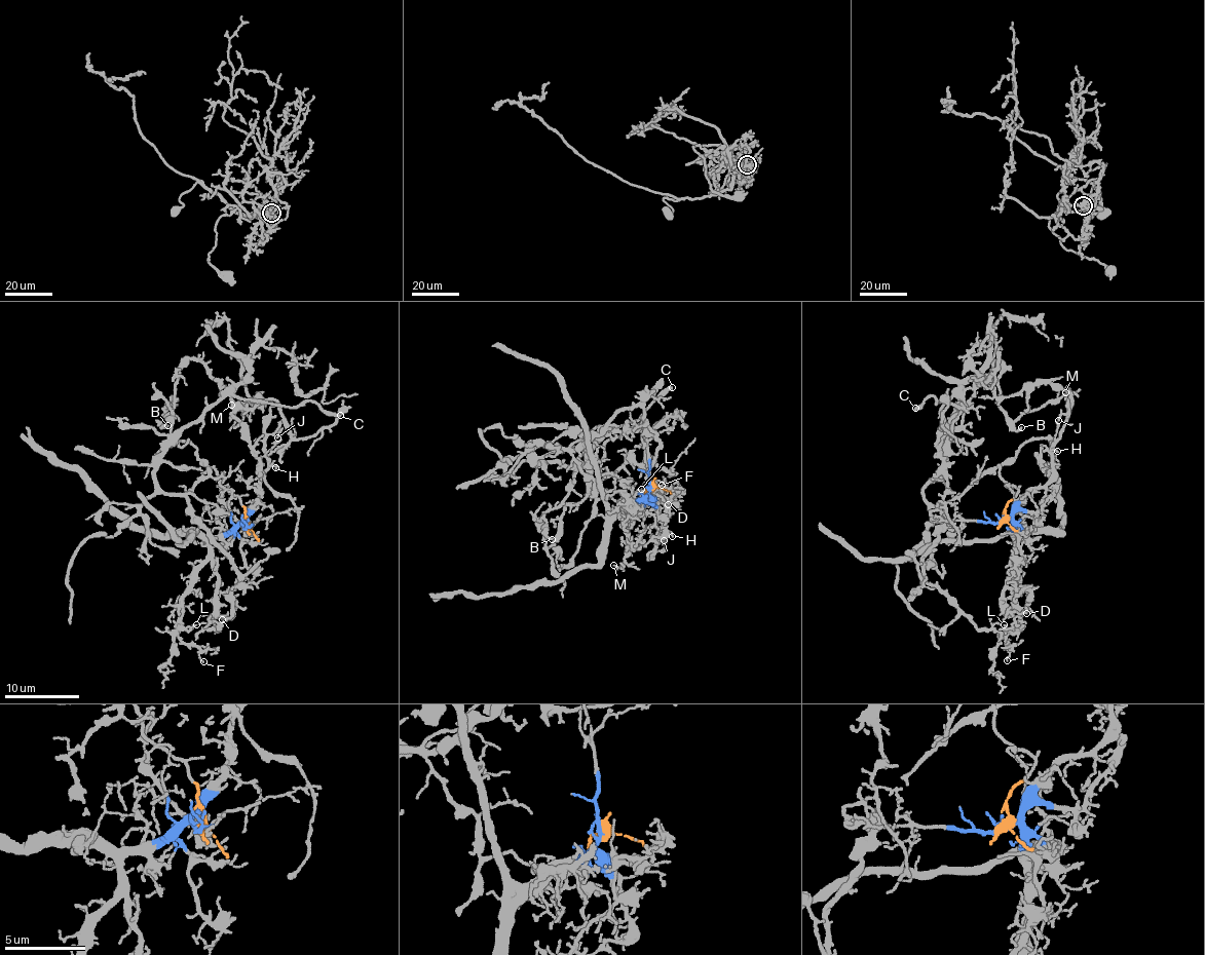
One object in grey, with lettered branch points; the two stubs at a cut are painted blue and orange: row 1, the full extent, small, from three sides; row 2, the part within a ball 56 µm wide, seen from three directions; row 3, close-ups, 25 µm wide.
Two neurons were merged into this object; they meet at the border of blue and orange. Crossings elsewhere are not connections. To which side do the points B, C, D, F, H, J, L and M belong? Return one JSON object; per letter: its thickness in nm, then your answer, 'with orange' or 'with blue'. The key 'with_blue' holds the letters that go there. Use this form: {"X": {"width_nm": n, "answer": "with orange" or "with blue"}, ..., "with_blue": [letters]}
{"B": {"width_nm": 160, "answer": "with orange"}, "C": {"width_nm": 280, "answer": "with orange"}, "D": {"width_nm": 120, "answer": "with blue"}, "F": {"width_nm": 110, "answer": "with blue"}, "H": {"width_nm": 110, "answer": "with blue"}, "J": {"width_nm": 100, "answer": "with blue"}, "L": {"width_nm": 100, "answer": "with blue"}, "M": {"width_nm": 130, "answer": "with orange"}, "with_blue": ["D", "F", "H", "J", "L"]}

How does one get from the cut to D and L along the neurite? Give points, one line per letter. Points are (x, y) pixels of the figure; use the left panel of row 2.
D: (246, 528), (221, 534), (211, 542), (211, 568), (218, 581), (216, 609), (221, 618)
L: (246, 528), (221, 534), (212, 542), (210, 560), (183, 598), (180, 621), (184, 627), (196, 625)

